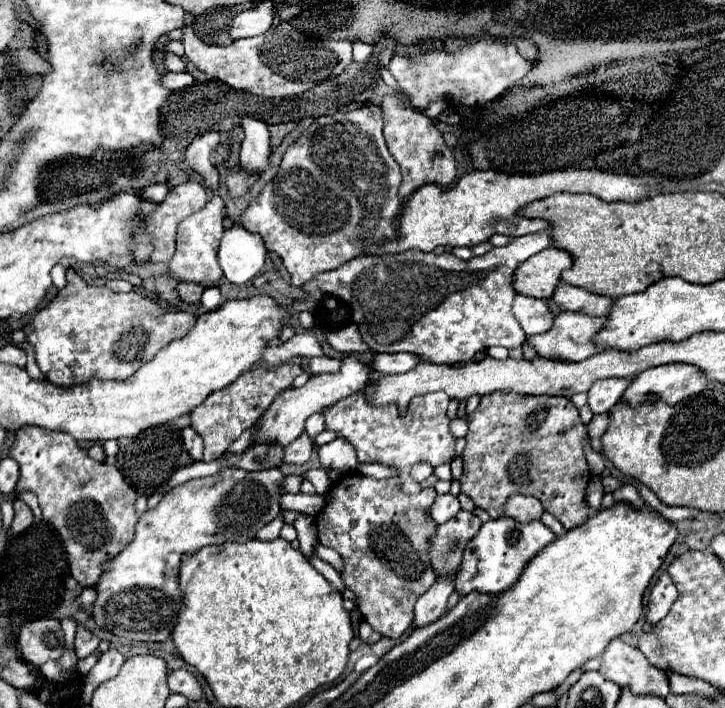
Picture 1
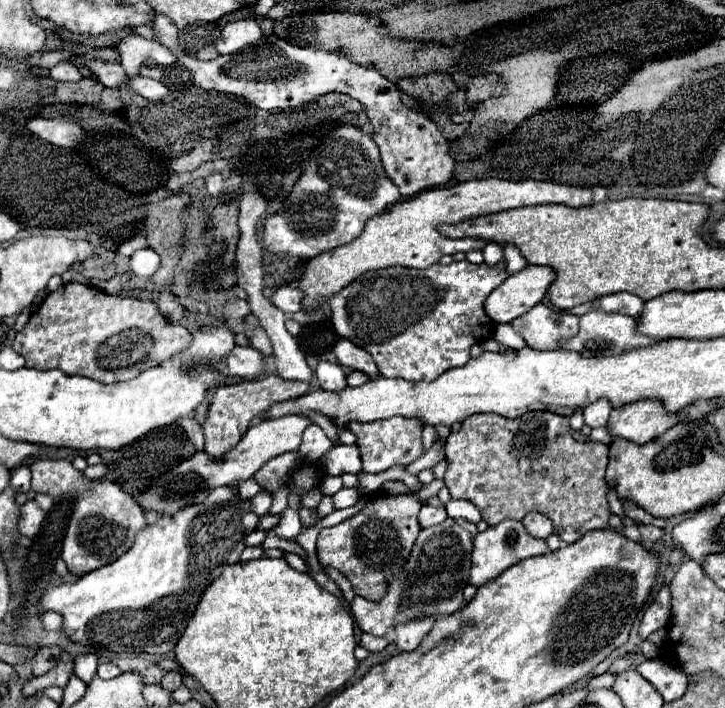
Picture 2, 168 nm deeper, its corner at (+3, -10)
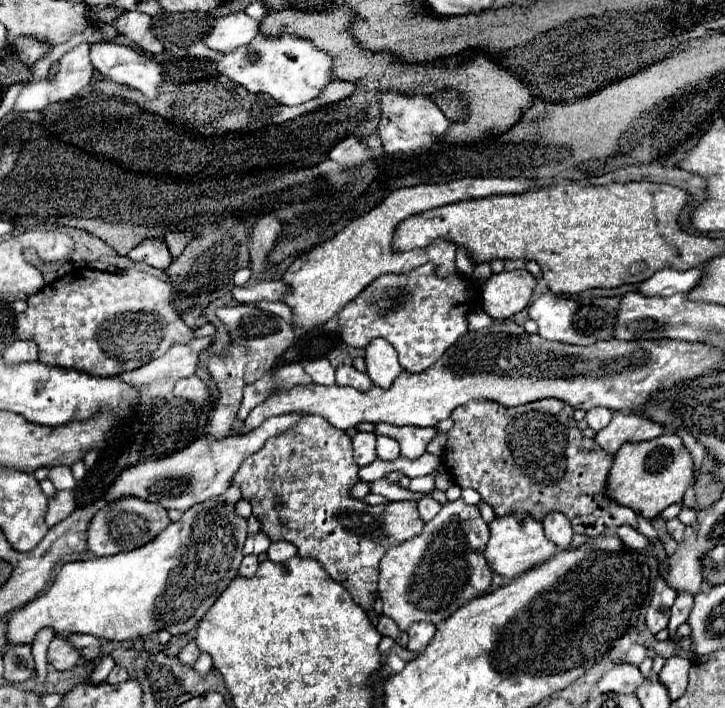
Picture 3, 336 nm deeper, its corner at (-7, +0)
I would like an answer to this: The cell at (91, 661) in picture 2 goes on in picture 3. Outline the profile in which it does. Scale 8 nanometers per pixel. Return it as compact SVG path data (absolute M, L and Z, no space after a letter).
M101 655L101 657L99 657L99 661L97 661L97 663L95 663L95 667L93 667L91 683L103 683L103 681L107 679L109 671L113 669L113 665L115 665L115 661L113 661L113 657L111 657L111 655Z

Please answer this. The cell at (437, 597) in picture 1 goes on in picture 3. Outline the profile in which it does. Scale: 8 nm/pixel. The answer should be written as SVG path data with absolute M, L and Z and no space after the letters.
M415 623L409 627L409 643L407 643L407 649L413 651L413 653L421 653L427 643L431 641L433 633L435 633L435 625L433 623Z

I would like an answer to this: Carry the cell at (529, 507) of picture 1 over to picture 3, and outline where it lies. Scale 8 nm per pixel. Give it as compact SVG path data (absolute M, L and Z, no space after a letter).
M547 513L543 517L543 527L545 527L545 535L559 547L559 549L567 549L573 537L573 529L571 523L567 521L567 517L563 513Z

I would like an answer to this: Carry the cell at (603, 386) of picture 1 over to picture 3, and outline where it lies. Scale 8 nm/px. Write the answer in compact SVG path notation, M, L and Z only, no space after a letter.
M595 407L595 409L589 409L589 411L587 411L587 417L585 417L585 419L587 419L587 423L589 423L591 429L601 431L601 429L611 421L611 415L613 415L611 409Z

